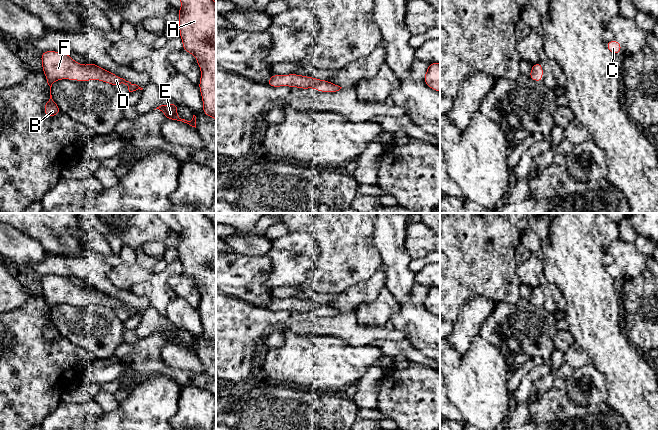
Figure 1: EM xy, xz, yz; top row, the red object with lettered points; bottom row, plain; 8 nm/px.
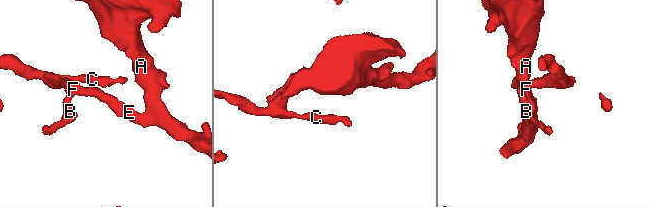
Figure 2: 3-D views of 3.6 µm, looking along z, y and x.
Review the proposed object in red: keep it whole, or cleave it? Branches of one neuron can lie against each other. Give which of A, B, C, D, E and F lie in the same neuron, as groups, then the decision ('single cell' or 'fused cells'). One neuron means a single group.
groups A B C D E F; single cell

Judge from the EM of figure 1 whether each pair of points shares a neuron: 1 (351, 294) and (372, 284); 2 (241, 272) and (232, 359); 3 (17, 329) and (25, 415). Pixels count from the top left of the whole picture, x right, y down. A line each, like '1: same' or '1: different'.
1: same
2: different
3: same

